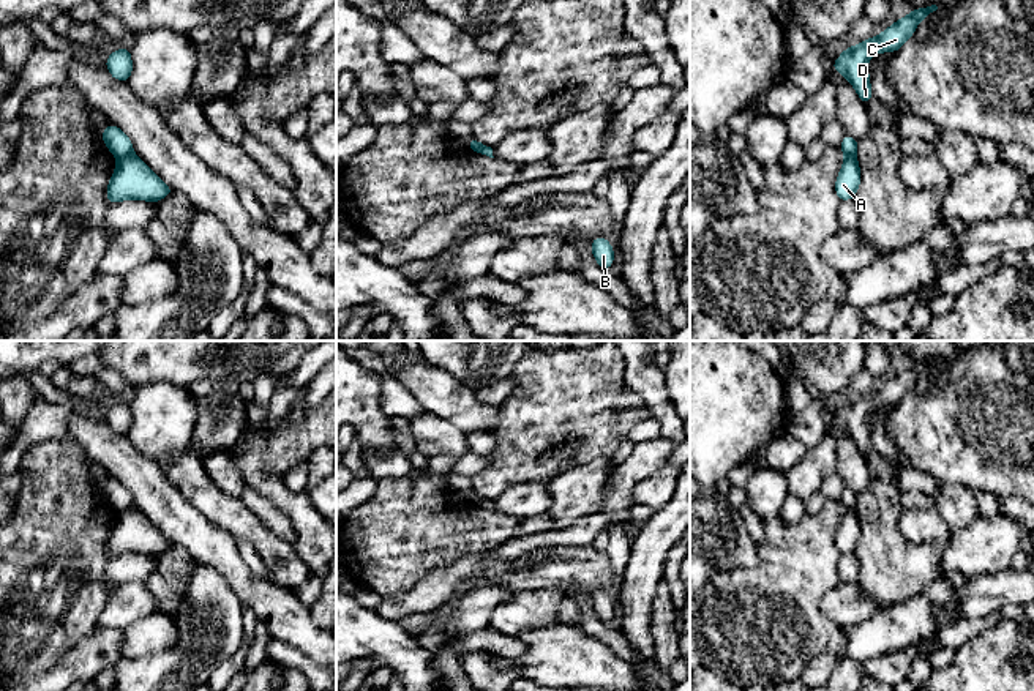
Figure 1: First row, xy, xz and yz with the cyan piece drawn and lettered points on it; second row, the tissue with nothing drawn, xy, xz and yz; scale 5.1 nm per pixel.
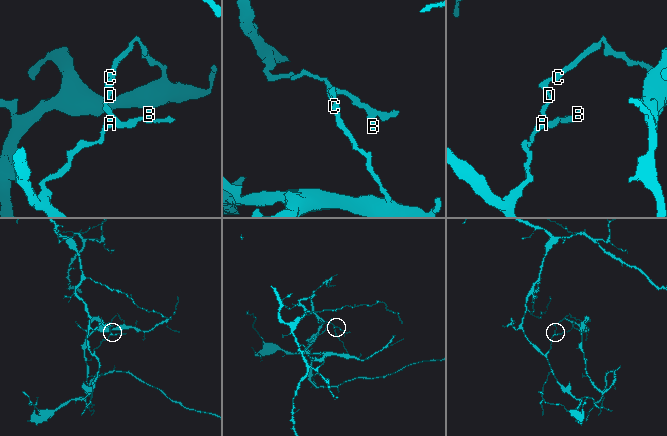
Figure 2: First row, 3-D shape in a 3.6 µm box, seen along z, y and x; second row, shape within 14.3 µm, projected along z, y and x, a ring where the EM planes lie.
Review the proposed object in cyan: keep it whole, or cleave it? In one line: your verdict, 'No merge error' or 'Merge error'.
Merge error

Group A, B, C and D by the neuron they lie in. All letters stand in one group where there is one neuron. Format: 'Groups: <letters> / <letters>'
Groups: A B / C D

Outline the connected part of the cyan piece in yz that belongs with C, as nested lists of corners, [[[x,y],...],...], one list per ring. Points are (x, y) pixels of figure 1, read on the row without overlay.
[[[936,358],[912,363],[881,388],[864,393],[854,401],[846,401],[834,415],[832,424],[841,426],[856,442],[860,454],[867,459],[873,450],[870,428],[867,426],[868,413],[878,405],[897,405],[914,388],[917,377],[936,363]]]

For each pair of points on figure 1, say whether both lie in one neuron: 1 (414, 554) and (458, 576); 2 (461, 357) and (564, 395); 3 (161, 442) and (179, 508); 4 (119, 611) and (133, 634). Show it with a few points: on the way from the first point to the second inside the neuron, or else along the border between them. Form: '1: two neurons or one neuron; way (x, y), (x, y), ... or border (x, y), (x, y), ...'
1: two neurons; border (477, 554), (464, 554), (430, 570), (411, 589)
2: two neurons; border (523, 357), (510, 374)
3: two neurons; border (130, 442), (160, 466)
4: two neurons; border (158, 611), (131, 622), (122, 631)

